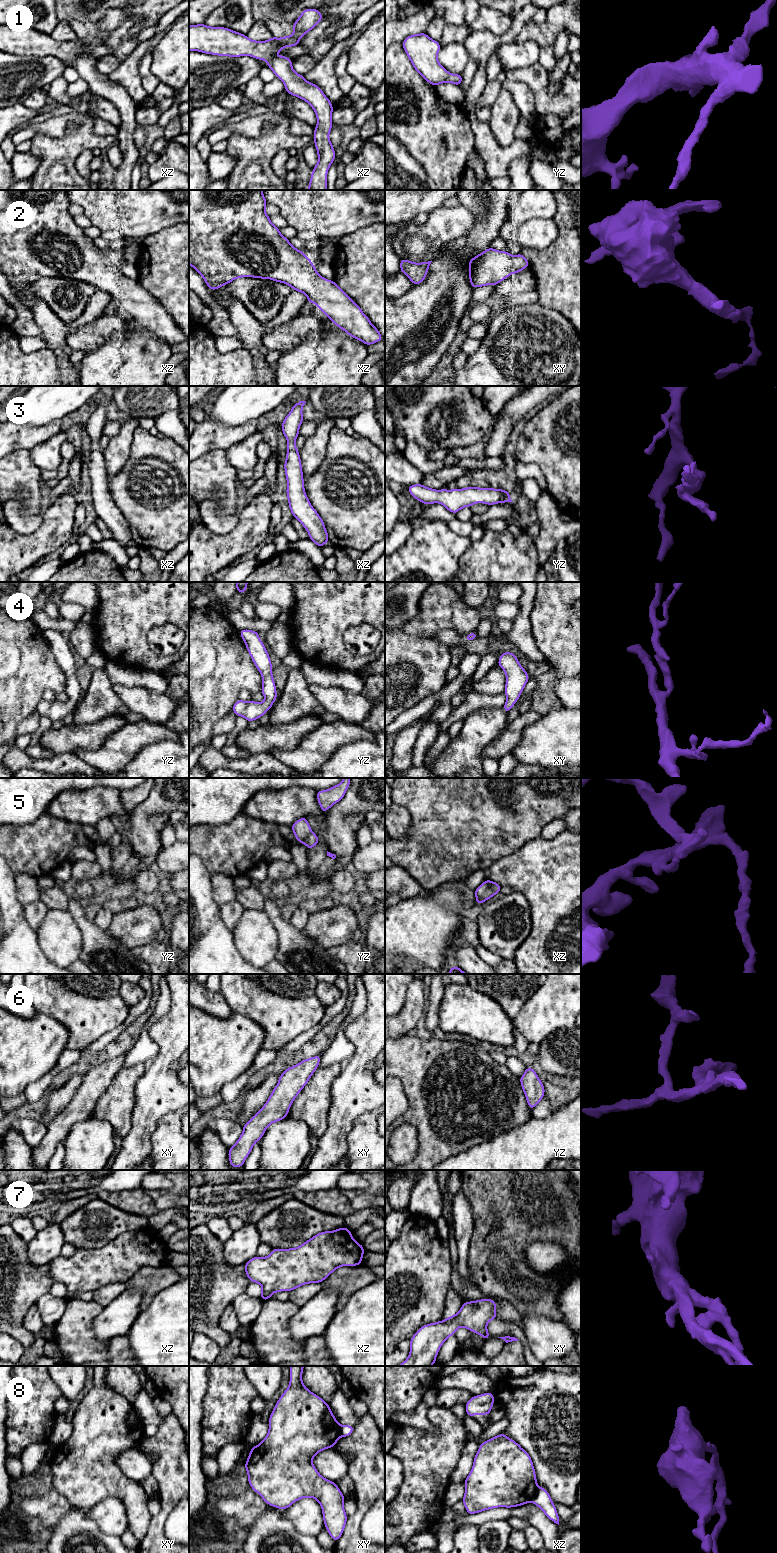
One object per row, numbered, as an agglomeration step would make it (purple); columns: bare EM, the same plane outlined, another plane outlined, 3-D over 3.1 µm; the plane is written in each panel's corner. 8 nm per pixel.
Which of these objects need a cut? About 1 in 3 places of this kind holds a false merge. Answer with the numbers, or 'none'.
5, 8

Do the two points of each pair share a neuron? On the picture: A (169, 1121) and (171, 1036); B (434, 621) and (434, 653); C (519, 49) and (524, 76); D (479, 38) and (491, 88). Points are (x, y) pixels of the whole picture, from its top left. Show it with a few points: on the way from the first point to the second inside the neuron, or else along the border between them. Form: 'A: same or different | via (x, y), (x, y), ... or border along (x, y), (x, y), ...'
A: different | border along (178, 1108), (163, 1115), (158, 1120), (154, 1131)
B: different | border along (408, 633), (414, 636), (429, 636), (431, 638)
C: different | border along (537, 61), (505, 72)
D: different | border along (488, 80), (477, 102)

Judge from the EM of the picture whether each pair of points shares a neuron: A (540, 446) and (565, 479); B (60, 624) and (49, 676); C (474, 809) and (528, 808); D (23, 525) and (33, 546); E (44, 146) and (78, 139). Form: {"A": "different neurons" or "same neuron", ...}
{"A": "same neuron", "B": "different neurons", "C": "same neuron", "D": "different neurons", "E": "same neuron"}

